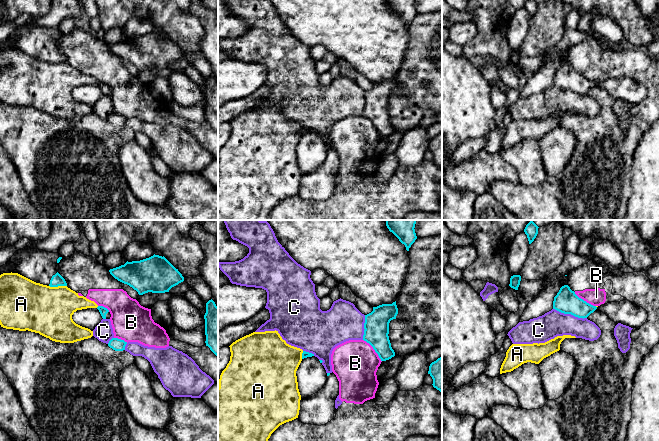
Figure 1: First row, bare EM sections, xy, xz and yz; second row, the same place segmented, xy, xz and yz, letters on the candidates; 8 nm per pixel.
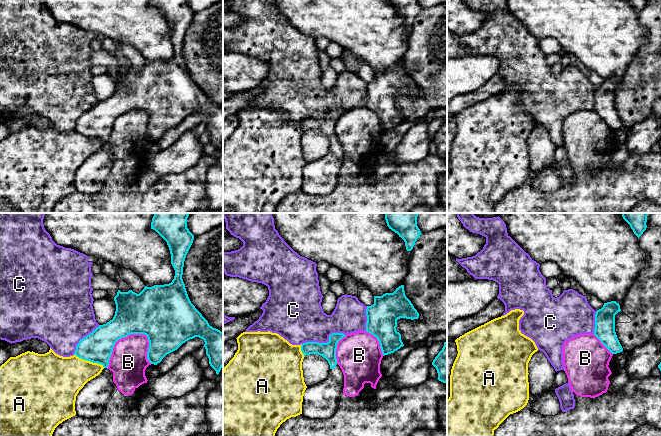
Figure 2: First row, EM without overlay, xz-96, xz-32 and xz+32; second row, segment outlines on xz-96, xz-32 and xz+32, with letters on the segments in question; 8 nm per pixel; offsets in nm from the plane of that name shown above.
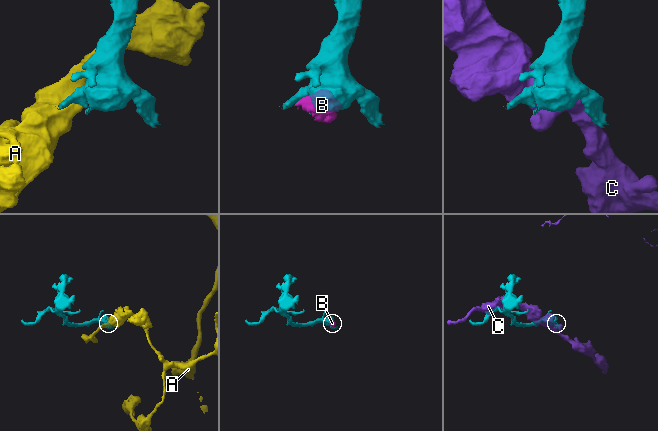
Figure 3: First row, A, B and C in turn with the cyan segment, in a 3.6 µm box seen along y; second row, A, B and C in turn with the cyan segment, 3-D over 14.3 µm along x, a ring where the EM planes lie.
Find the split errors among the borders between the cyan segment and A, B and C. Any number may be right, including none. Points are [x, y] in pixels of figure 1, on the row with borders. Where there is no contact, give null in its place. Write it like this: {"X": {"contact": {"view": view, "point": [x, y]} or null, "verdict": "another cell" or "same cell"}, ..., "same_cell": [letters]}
{"A": {"contact": {"view": "xy", "point": [58, 285]}, "verdict": "another cell"}, "B": {"contact": {"view": "xz", "point": [374, 349]}, "verdict": "another cell"}, "C": {"contact": {"view": "yz", "point": [570, 313]}, "verdict": "another cell"}, "same_cell": []}

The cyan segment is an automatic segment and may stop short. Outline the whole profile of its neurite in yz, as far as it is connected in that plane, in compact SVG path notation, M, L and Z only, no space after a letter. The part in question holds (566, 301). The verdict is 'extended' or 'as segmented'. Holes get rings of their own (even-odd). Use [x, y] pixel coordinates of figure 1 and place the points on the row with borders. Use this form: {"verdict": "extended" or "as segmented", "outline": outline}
{"verdict": "as segmented", "outline": "M564 285L554 297L553 309L584 319L593 313L597 307L579 298L568 285Z"}

